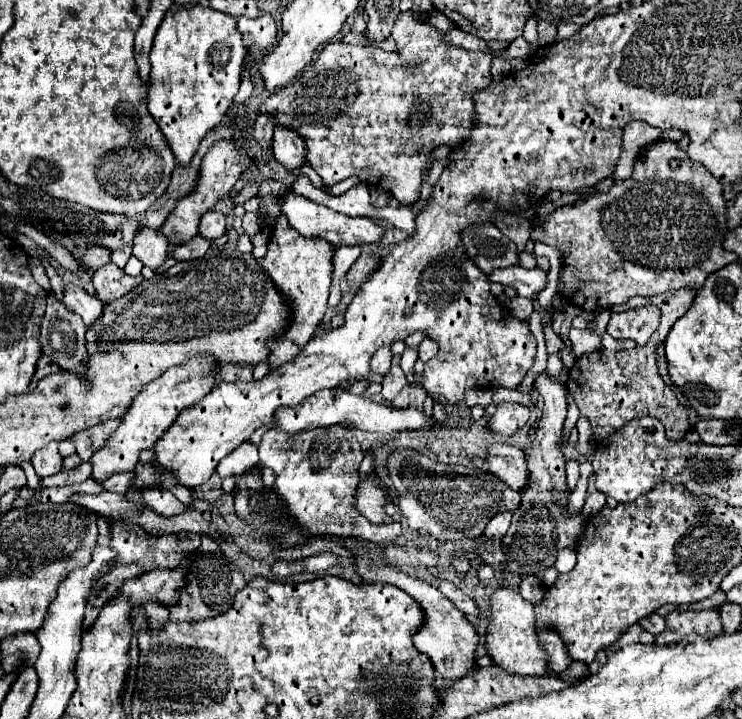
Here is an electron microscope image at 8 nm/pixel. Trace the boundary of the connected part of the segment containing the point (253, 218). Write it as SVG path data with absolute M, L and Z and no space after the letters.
M246 212L246 213L247 214L245 214L242 219L242 227L246 234L253 237L261 230L259 223L257 221L259 218L257 214L253 214L256 212Z

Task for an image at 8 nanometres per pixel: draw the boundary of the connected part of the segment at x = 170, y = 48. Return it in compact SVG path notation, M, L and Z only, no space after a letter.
M173 4L155 34L151 48L151 88L147 106L161 132L165 134L177 162L187 166L197 152L197 146L207 136L209 130L219 126L227 108L233 102L233 96L239 90L239 74L247 56L247 48L243 44L241 32L237 30L237 22L233 16L213 10L211 6L201 4Z

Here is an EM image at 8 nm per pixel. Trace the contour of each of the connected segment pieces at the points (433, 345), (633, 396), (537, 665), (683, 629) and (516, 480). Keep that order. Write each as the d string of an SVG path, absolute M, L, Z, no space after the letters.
M425 338L421 342L421 346L419 346L419 358L423 362L427 362L429 358L433 358L437 352L439 352L439 344L435 340L431 340L431 338Z
M681 288L679 292L667 292L667 294L659 294L659 296L651 296L651 298L633 296L625 304L613 306L613 312L620 313L646 304L655 304L661 310L661 324L645 346L635 346L633 350L615 352L611 356L603 356L603 348L599 348L595 352L583 354L581 358L575 360L575 366L569 370L569 378L565 384L567 384L569 392L573 394L573 400L581 412L581 416L585 416L591 422L593 436L597 442L601 438L617 432L629 420L643 416L643 414L655 416L657 420L661 420L665 426L667 440L671 440L671 442L681 440L691 430L687 410L677 400L671 386L667 386L663 382L663 378L659 376L655 358L657 358L657 346L665 342L673 324L689 310L689 306L693 304L693 298L695 298L695 292Z
M497 588L489 596L489 604L491 604L491 616L485 634L487 656L493 660L493 664L499 664L509 674L543 676L547 672L547 664L545 664L547 654L537 642L533 604L527 602L517 590L511 588Z
M699 610L699 612L671 612L667 618L667 628L655 636L655 644L669 646L685 640L685 636L691 636L693 632L711 640L719 634L723 634L719 612L717 610Z
M495 444L495 448L489 448L487 464L493 476L503 480L509 488L521 492L529 484L529 468L525 462L523 450L509 446L509 444Z

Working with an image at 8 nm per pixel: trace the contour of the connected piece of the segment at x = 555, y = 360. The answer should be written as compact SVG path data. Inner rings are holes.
M549 356L549 360L547 360L547 374L553 376L553 378L557 378L557 380L561 380L561 382L565 382L567 370L563 368L559 356Z

